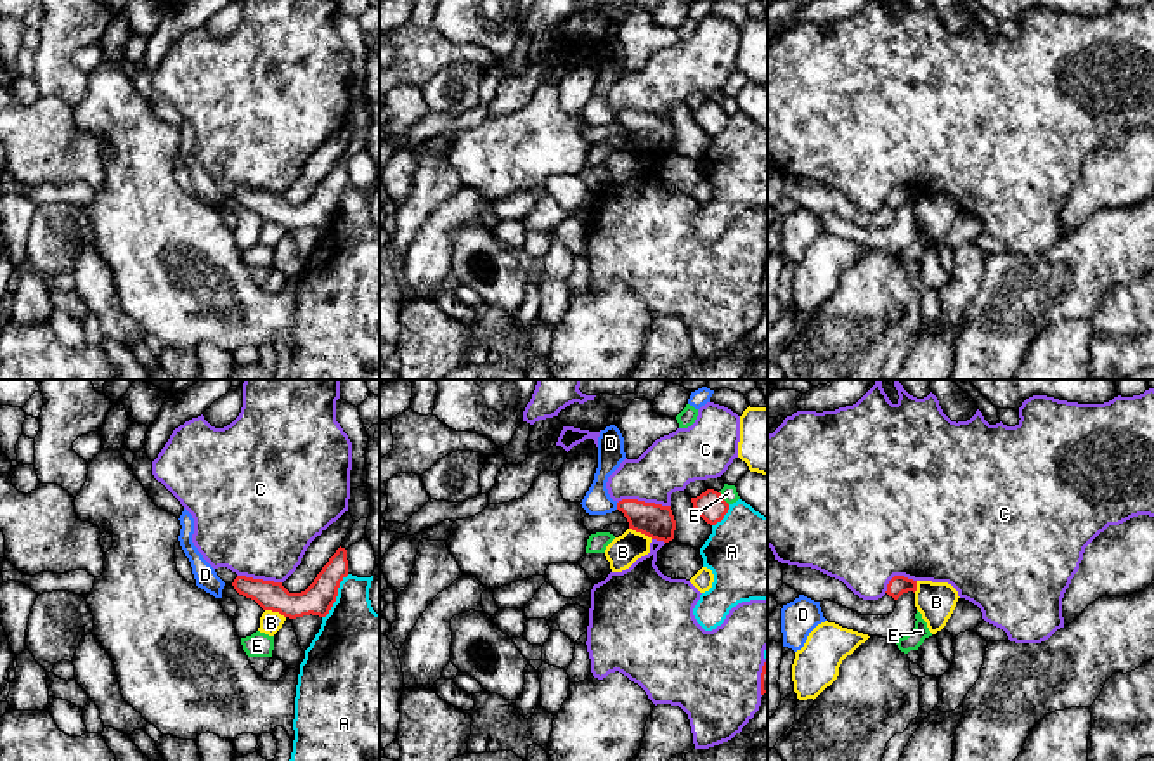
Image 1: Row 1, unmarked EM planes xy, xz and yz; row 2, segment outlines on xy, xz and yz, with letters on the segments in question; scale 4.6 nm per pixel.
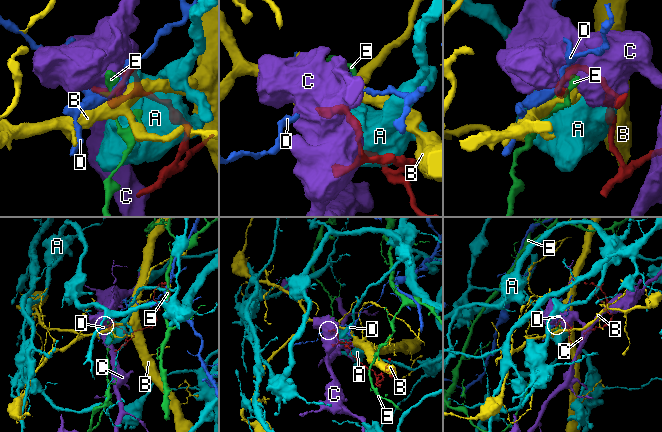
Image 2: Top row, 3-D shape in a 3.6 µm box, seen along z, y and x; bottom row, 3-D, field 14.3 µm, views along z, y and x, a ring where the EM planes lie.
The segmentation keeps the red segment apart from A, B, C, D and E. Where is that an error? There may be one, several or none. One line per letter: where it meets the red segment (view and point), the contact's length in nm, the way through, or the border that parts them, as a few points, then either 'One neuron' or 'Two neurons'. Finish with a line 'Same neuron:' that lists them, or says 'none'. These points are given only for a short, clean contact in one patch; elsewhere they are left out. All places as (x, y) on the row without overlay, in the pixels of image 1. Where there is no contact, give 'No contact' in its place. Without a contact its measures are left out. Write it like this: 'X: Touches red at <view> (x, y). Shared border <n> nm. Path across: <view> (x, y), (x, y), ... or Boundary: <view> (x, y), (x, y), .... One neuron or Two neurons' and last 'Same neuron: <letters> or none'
A: Touches red at xy (337, 207). Shared border 240 nm. Two neurons
B: Touches red at xz (641, 144). Shared border 120 nm. Two neurons
C: Touches red at xz (643, 113). Shared border 240 nm. Two neurons
D: Touches red at xz (617, 118). Shared border 30 nm. Boundary: xz (615, 115), (617, 120). Two neurons
E: Touches red at xz (721, 110). Shared border 80 nm. Boundary: xz (719, 103), (728, 117). Two neurons
Same neuron: none

